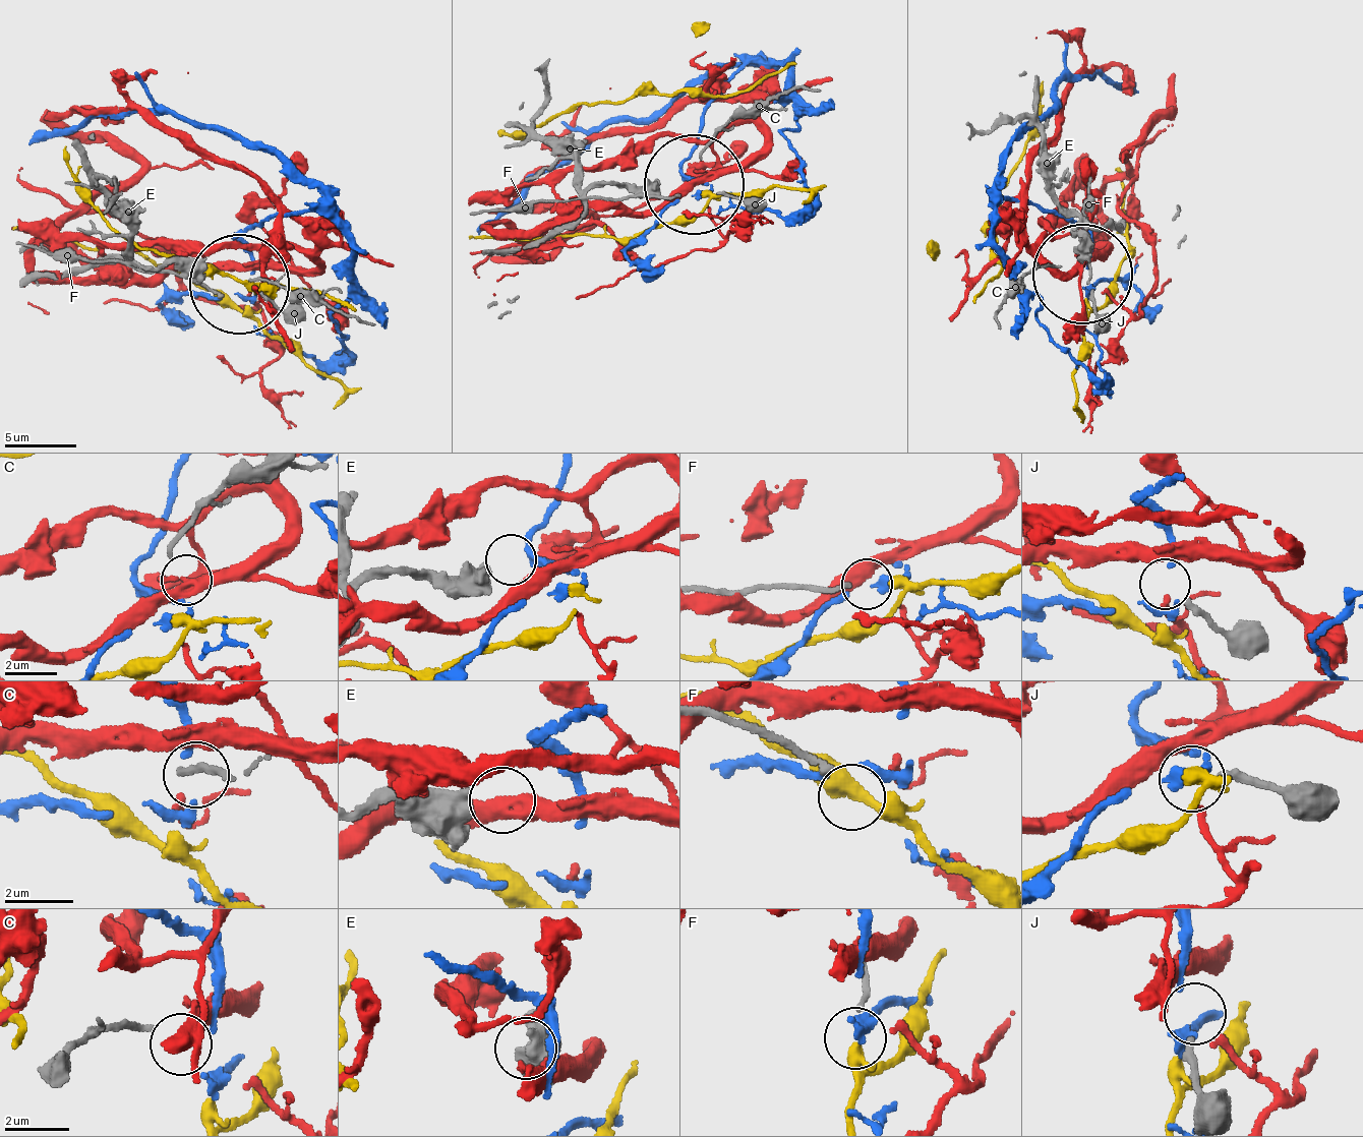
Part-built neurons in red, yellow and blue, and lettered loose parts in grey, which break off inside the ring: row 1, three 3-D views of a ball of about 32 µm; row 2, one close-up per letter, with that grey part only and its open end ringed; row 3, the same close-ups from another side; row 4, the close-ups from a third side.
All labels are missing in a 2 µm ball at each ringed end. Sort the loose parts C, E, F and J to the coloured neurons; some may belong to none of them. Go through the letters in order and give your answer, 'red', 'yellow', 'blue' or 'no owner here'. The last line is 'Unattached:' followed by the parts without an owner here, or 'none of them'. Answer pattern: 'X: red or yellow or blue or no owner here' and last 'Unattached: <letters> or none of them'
C: red
E: no owner here
F: yellow
J: no owner here
Unattached: E, J

